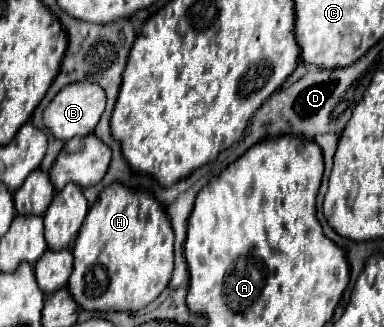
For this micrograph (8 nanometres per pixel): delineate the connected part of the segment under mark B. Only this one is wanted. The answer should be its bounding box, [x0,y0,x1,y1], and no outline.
[43,80,107,140]

